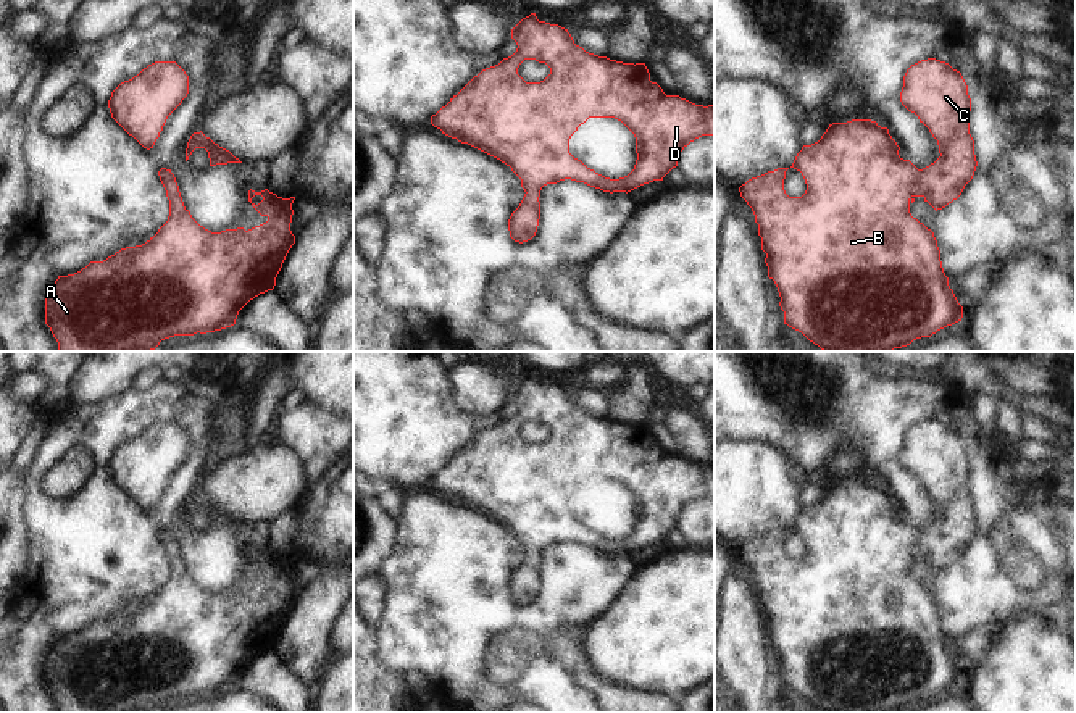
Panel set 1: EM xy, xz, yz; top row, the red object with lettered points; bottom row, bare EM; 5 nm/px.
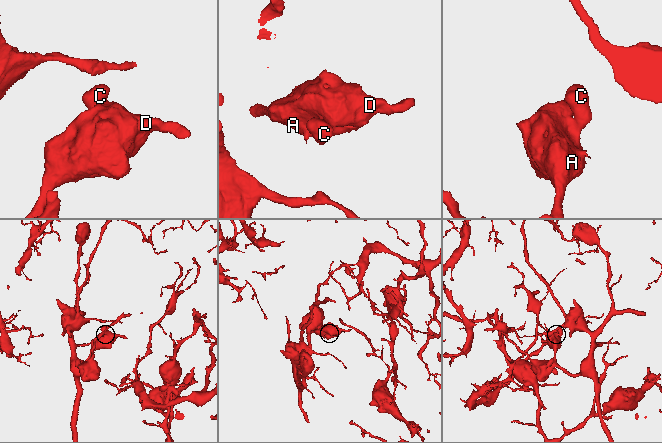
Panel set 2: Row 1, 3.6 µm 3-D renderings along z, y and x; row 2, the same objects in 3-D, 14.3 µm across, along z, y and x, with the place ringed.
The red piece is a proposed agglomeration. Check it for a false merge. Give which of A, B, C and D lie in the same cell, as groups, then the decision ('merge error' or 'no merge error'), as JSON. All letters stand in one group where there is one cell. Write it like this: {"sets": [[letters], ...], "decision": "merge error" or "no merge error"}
{"sets": [["A", "B", "C", "D"]], "decision": "no merge error"}

